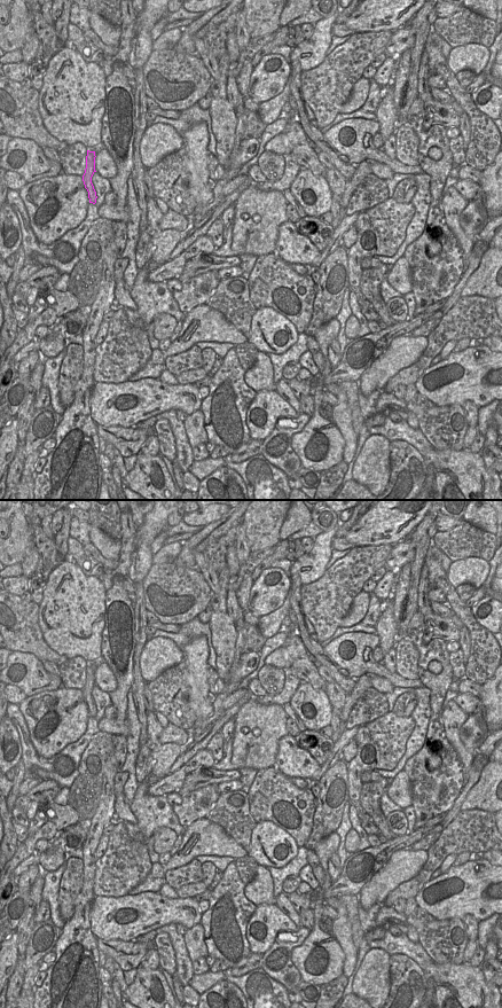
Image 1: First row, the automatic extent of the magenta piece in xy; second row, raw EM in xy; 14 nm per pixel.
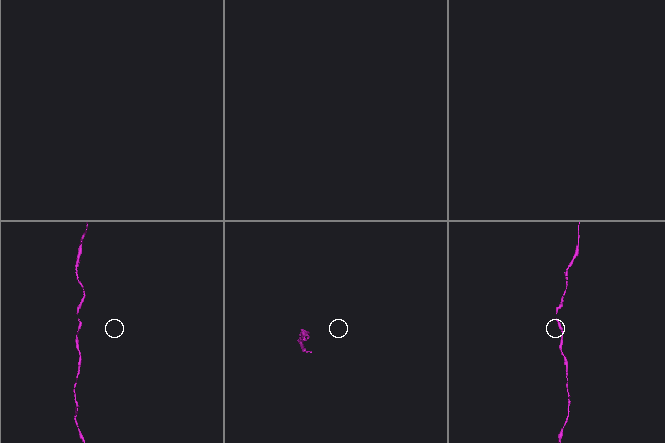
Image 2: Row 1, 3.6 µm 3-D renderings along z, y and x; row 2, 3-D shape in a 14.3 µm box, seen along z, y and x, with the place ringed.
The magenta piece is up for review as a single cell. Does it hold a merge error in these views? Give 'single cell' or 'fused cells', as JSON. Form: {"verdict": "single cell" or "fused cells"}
{"verdict": "single cell"}

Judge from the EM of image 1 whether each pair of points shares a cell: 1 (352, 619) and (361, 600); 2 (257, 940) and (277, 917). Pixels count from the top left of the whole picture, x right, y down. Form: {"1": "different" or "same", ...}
{"1": "same", "2": "same"}

